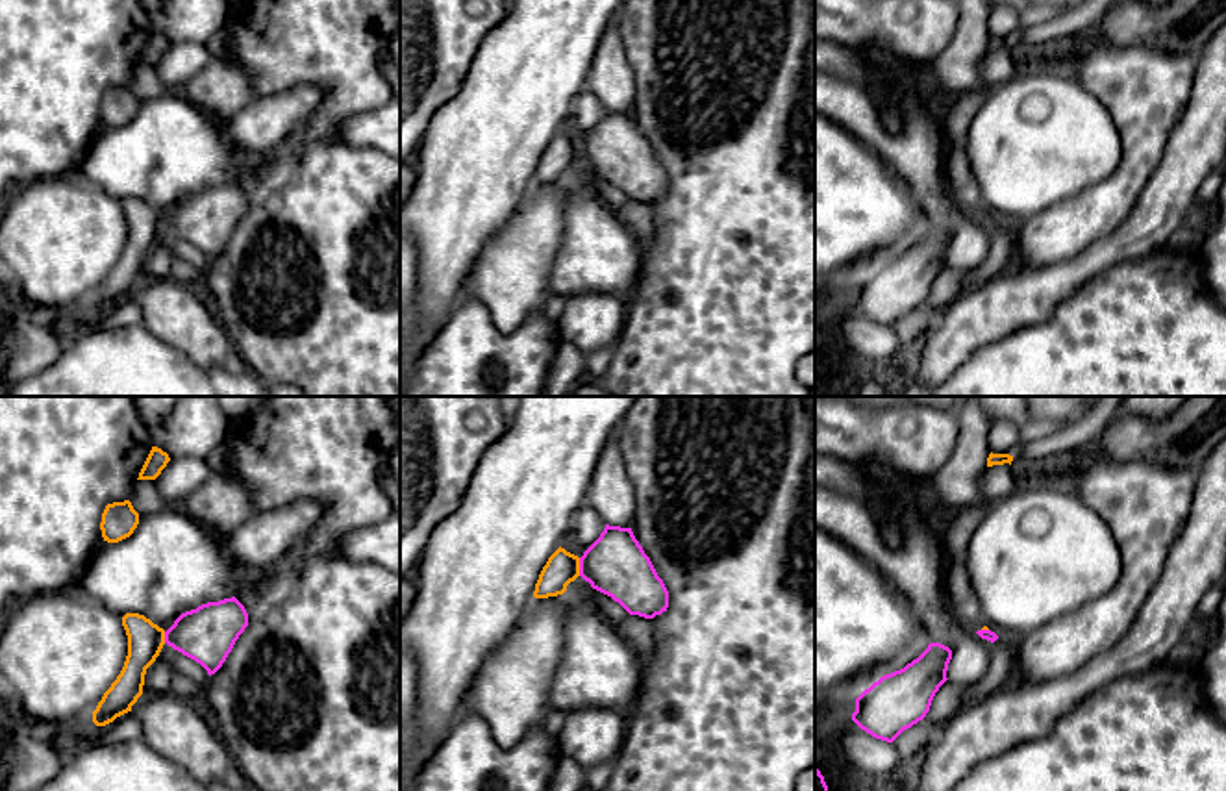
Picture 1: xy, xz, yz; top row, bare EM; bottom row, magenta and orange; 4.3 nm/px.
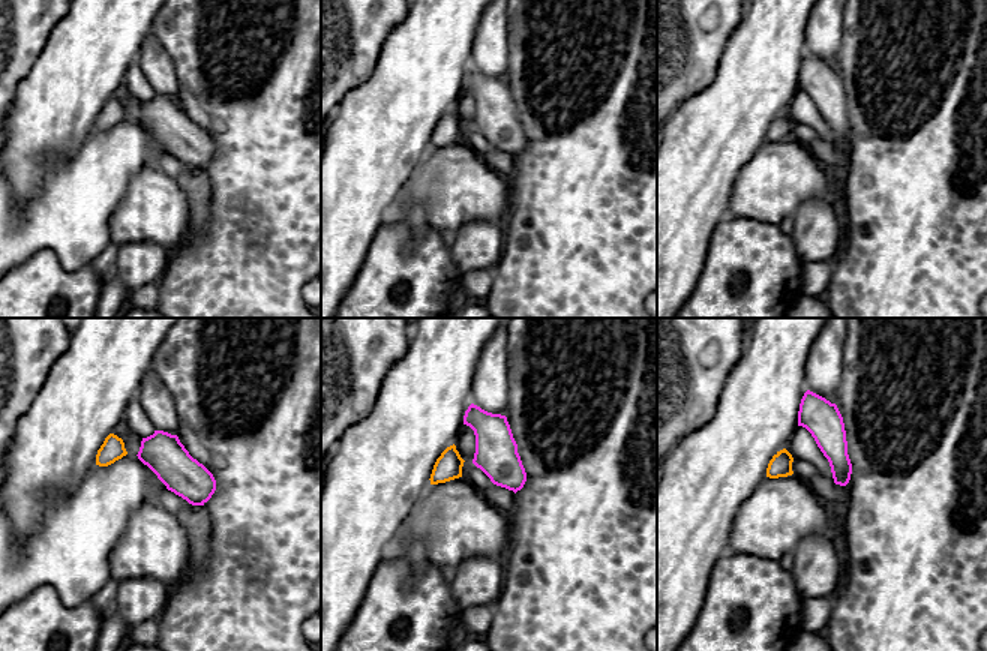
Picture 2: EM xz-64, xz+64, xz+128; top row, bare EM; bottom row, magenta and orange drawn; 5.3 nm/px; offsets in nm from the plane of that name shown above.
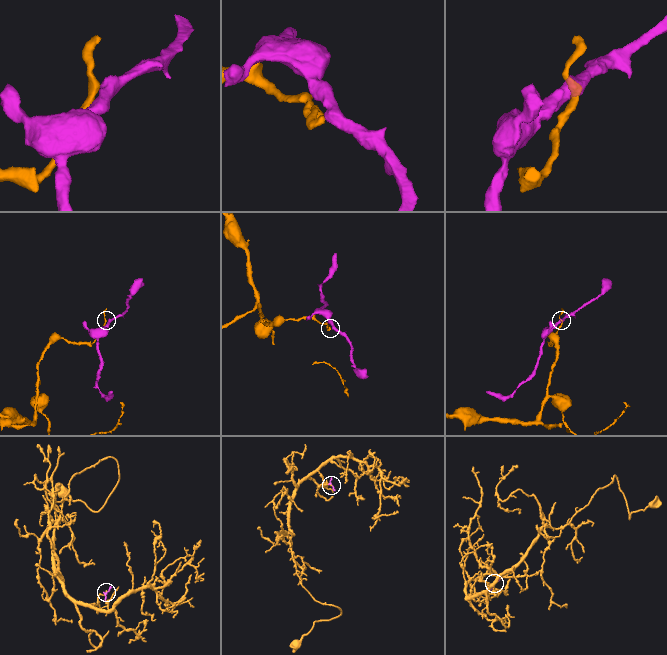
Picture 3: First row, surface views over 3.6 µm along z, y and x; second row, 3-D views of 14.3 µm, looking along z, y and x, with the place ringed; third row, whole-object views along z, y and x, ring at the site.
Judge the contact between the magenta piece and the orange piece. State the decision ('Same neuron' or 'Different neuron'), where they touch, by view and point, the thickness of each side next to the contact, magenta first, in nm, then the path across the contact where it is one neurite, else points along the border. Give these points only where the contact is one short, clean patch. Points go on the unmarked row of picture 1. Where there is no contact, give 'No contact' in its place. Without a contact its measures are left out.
Different neuron. Touches magenta at xz (580, 152). Thickness 280 nm (magenta) against 140 nm. Boundary: xz (578, 143), (580, 160)

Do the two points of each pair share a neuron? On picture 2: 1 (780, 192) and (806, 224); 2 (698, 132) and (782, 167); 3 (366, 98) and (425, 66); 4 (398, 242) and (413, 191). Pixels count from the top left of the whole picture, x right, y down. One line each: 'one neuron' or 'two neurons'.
1: two neurons
2: two neurons
3: one neuron
4: two neurons

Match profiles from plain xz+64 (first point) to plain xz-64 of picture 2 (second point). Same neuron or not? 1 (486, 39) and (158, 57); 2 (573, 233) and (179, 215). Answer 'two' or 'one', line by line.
1: one
2: two

